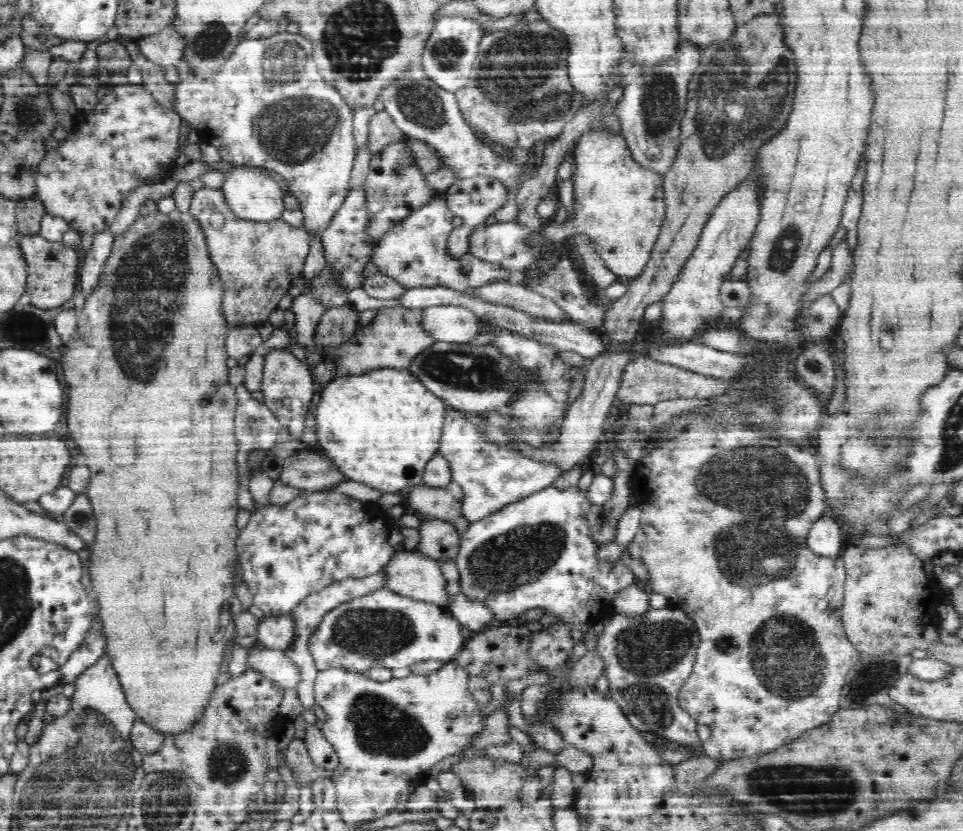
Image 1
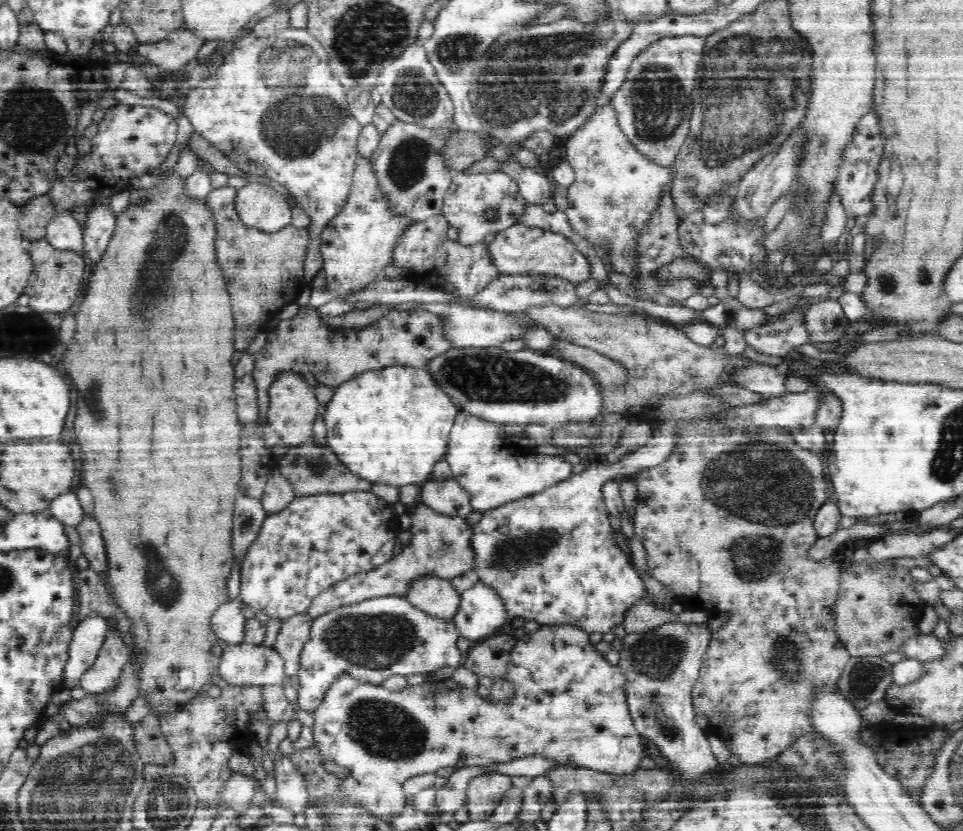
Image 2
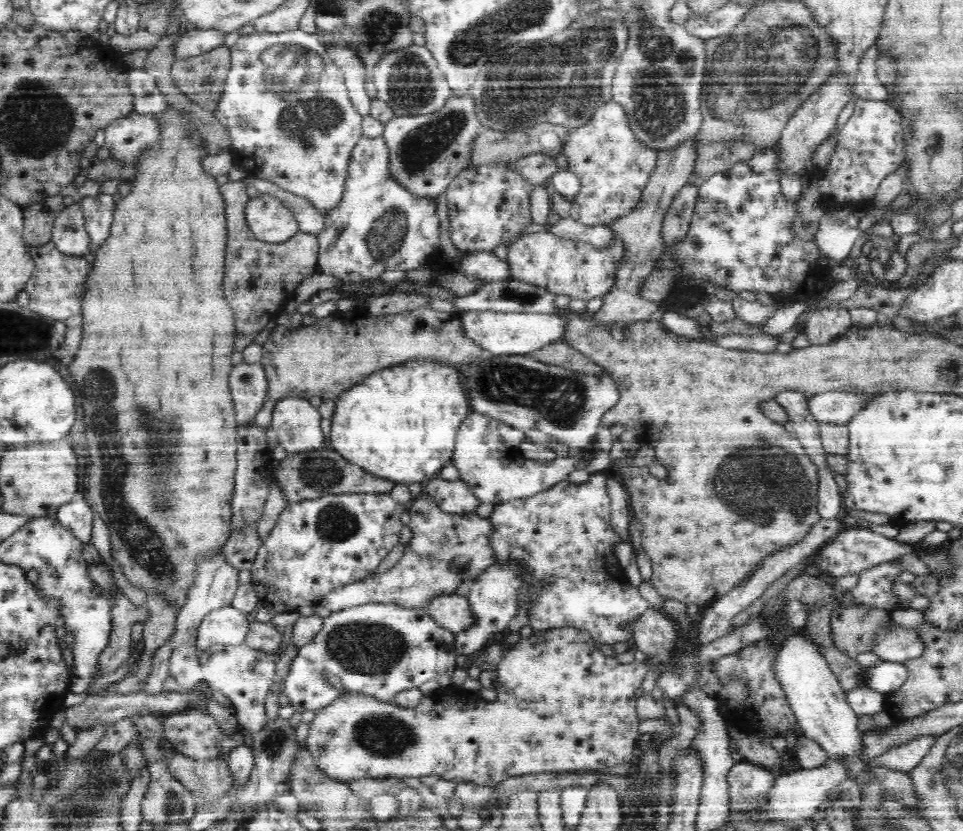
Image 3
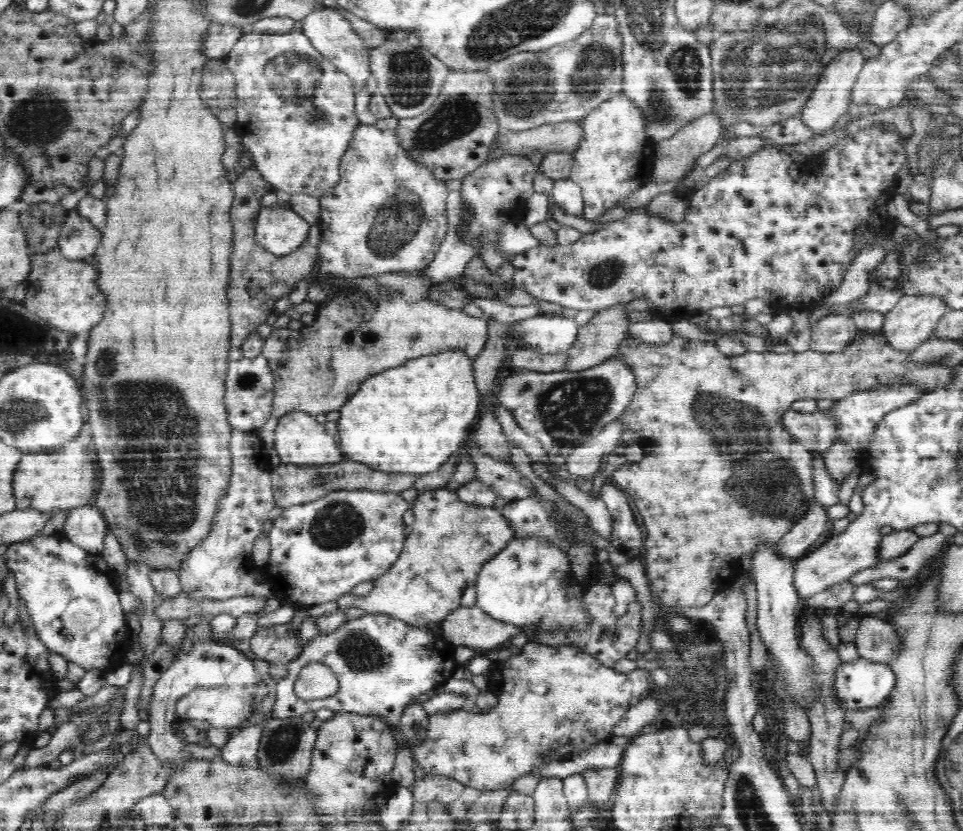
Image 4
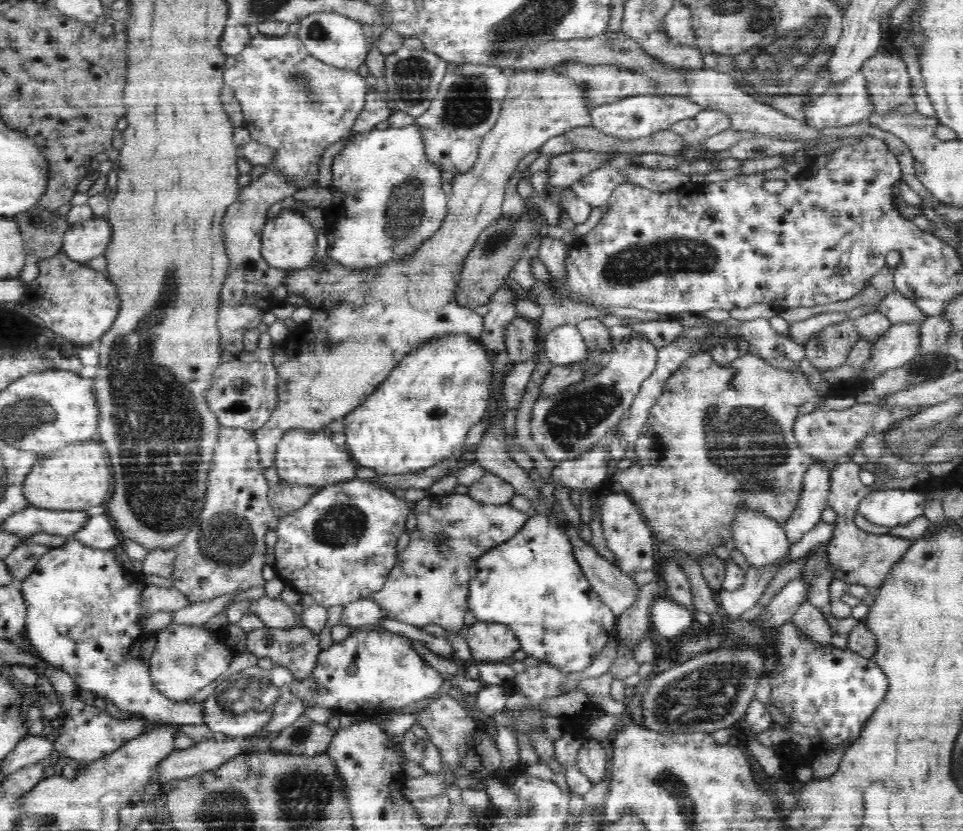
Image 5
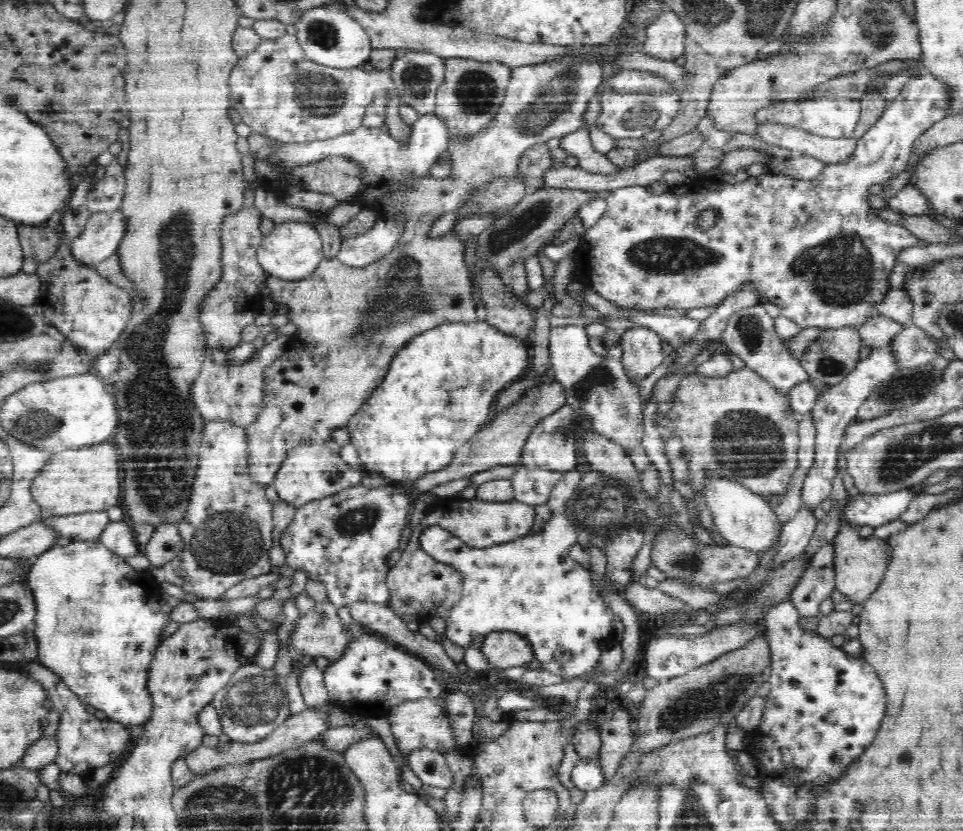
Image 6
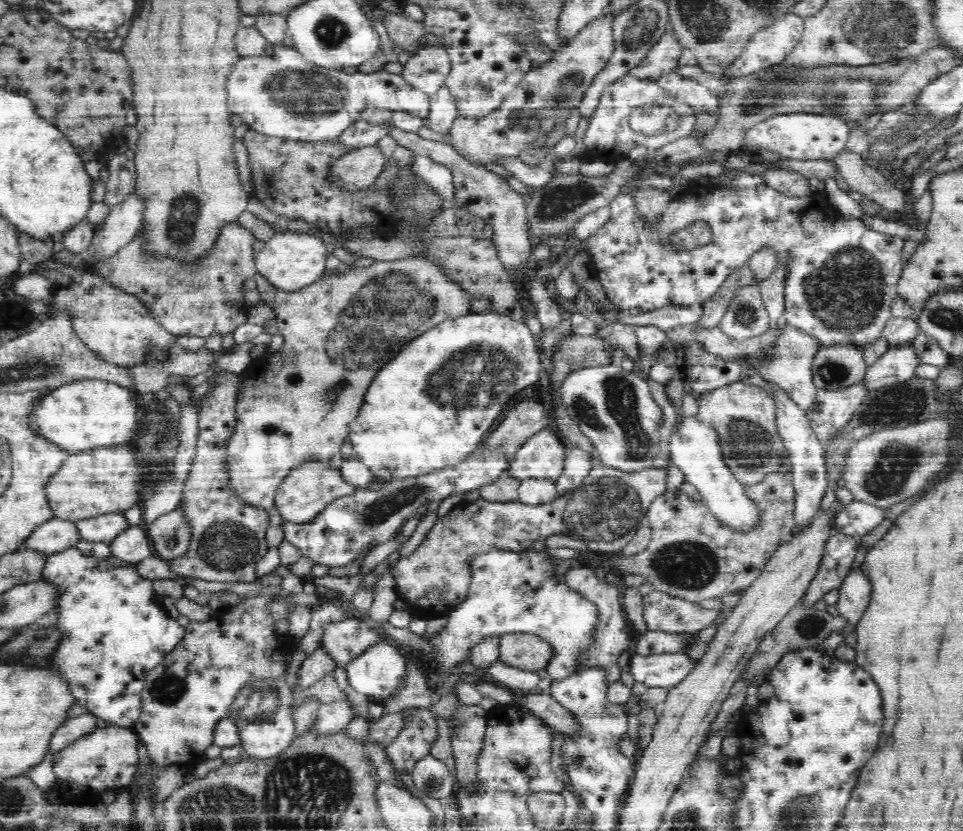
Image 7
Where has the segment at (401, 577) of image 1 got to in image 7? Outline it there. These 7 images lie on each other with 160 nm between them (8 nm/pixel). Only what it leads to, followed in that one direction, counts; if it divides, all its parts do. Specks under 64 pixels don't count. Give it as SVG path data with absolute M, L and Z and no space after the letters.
M513 632L501 635L500 661L526 672L550 668L557 658L556 648L533 632Z

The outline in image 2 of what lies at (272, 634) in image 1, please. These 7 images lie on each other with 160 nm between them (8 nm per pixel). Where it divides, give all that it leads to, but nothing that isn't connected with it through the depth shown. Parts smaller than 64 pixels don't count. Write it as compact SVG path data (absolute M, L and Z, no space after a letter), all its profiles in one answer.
M298 613L289 619L284 619L272 646L284 659L286 680L284 680L283 692L288 702L295 706L298 694L296 687L291 685L291 677L294 677L299 670L299 656L306 641L310 638L312 621L313 619L306 613Z

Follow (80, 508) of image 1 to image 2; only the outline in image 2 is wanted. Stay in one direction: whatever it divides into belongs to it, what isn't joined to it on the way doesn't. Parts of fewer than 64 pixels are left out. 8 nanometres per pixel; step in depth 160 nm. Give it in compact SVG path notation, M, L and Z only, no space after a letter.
M84 514L82 522L75 528L80 537L81 554L89 560L89 568L102 577L113 602L116 602L116 592L107 585L107 556L99 523L94 517Z

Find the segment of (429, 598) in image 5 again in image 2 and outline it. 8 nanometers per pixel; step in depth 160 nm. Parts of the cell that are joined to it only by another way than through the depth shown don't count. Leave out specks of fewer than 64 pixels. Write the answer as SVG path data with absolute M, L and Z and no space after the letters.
M422 504L410 515L412 533L410 545L404 547L402 552L394 555L391 561L381 564L380 567L368 572L349 576L340 583L333 584L326 591L322 591L313 600L306 614L315 619L317 616L334 611L348 605L388 595L406 595L412 588L412 583L420 578L433 576L452 580L461 574L471 574L476 566L476 556L473 551L474 525L468 524L462 516L448 516L435 512L430 506Z

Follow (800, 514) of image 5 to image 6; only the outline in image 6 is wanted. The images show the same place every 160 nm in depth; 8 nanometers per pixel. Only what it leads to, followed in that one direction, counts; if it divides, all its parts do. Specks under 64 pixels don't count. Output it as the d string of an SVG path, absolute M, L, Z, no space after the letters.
M888 347L873 349L869 357L862 359L840 384L828 387L820 394L816 404L808 413L814 420L816 436L814 465L804 481L802 491L802 502L806 505L815 508L830 495L832 480L836 477L837 469L842 462L840 452L847 428L854 422L859 408L870 396L872 389L883 380L890 378L896 371L896 363L894 363Z

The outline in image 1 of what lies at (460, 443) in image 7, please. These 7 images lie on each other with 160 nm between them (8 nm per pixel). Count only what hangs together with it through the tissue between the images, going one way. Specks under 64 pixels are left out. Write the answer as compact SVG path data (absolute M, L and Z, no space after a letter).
M382 368L332 379L320 391L320 400L314 410L318 438L316 448L338 466L346 480L367 485L382 493L410 490L423 484L425 468L439 451L448 410L446 402L430 392L407 368Z

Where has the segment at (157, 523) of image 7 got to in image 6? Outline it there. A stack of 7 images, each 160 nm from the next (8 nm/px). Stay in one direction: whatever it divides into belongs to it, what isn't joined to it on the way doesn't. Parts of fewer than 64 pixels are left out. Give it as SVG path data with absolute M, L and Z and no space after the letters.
M163 520L155 526L150 541L142 548L142 553L154 567L162 566L174 557L181 556L183 546L184 540L178 534L178 524Z

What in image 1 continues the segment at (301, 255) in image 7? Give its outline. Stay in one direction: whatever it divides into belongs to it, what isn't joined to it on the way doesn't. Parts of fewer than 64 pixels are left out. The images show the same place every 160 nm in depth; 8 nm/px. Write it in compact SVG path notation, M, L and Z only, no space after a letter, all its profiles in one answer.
M223 163L220 170L224 173L221 189L225 193L226 202L238 218L256 223L270 223L274 219L281 218L285 210L284 202L288 198L283 195L278 182L268 173L260 171L258 167L246 167L246 165L235 165L232 169Z

